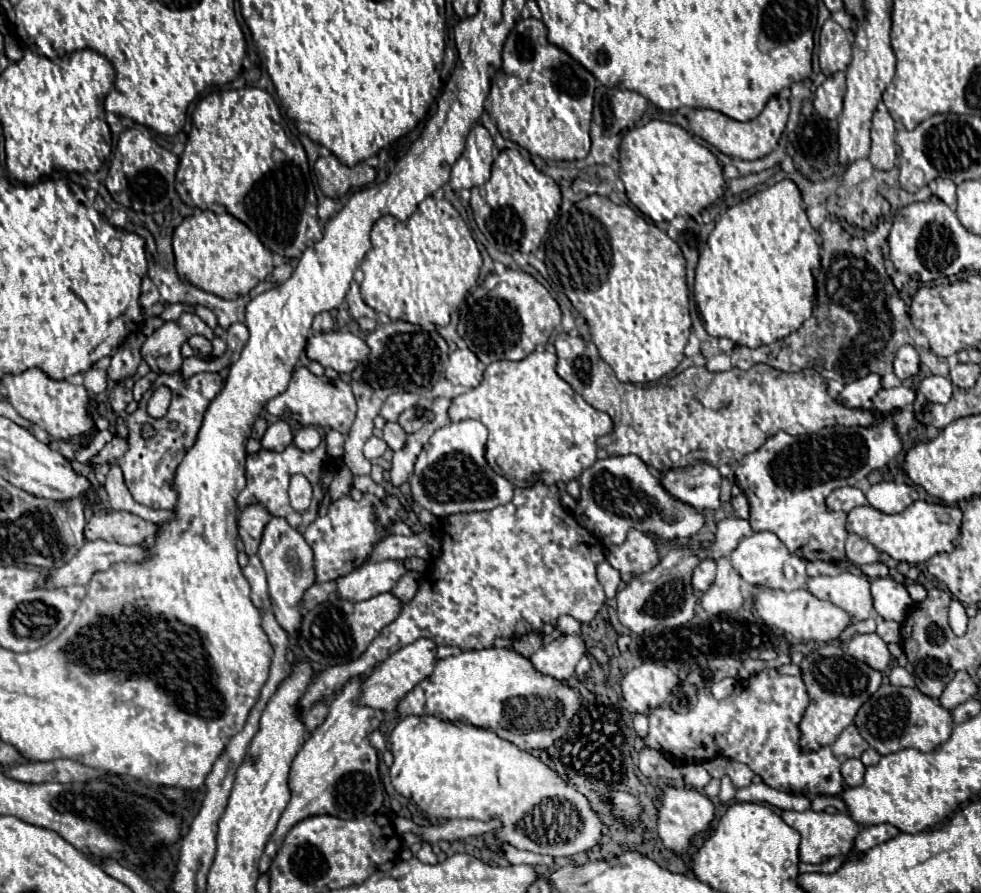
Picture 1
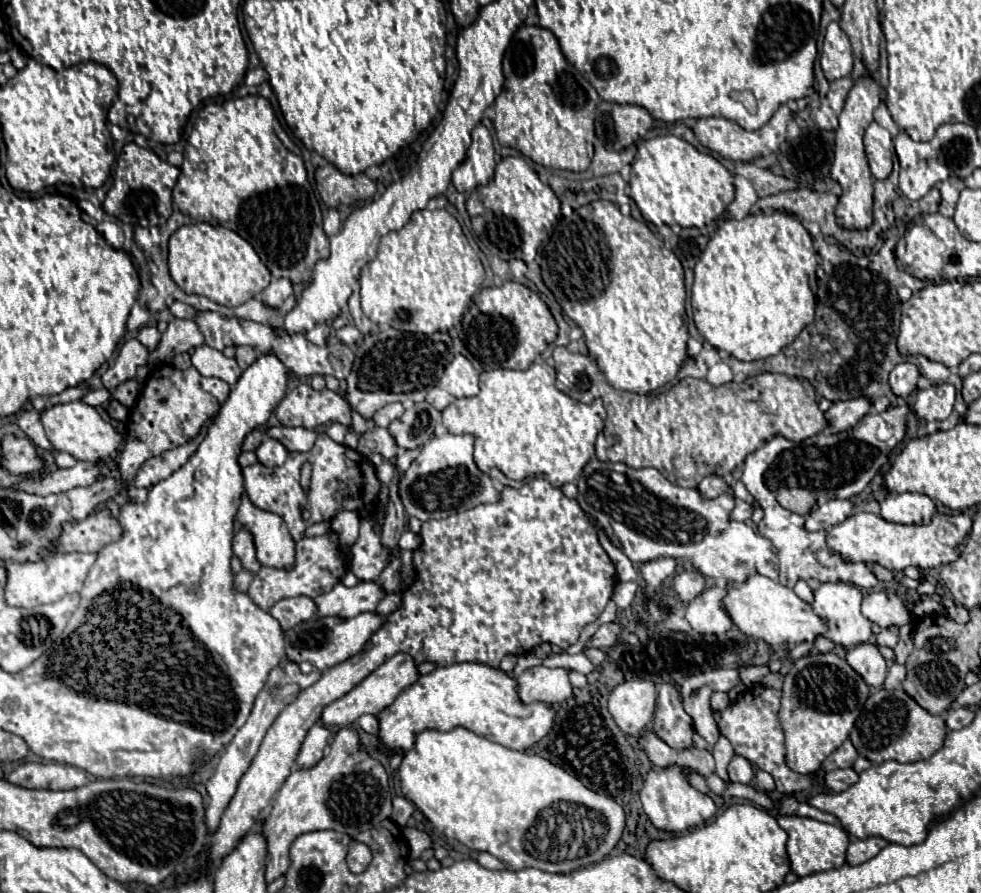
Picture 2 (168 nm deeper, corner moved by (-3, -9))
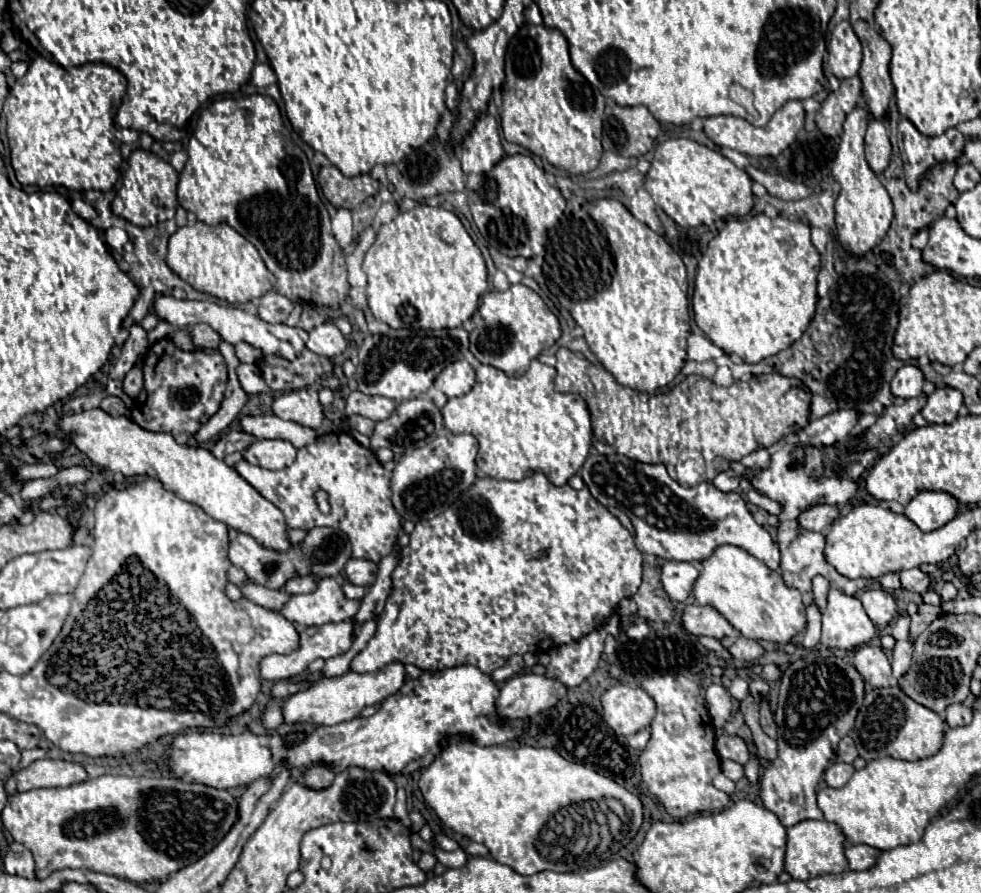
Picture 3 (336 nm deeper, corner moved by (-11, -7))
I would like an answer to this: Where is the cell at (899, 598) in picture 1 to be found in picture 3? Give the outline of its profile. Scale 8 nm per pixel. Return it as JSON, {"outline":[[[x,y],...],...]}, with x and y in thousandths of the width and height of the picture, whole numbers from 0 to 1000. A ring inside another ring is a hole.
{"outline":[[[882,661],[876,667],[876,672],[878,672],[884,690],[896,703],[902,703],[906,697],[910,697],[916,690],[914,676],[904,661]]]}

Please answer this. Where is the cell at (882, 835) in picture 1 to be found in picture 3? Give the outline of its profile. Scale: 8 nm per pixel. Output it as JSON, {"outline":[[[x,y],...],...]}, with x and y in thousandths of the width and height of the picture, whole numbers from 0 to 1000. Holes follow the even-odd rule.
{"outline":[[[882,945],[861,947],[861,959],[863,959],[865,972],[872,974],[872,976],[878,976],[878,974],[886,974],[892,968],[892,963],[896,959],[896,952],[888,950],[888,947],[882,947]]]}

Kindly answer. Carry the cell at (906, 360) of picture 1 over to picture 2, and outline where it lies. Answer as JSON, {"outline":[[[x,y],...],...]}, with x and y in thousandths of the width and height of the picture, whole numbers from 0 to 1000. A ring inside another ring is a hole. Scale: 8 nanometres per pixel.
{"outline":[[[920,405],[920,408],[914,408],[906,421],[906,432],[910,437],[912,443],[918,443],[918,446],[925,446],[929,439],[935,437],[935,426],[937,426],[939,417],[933,408],[929,405]]]}

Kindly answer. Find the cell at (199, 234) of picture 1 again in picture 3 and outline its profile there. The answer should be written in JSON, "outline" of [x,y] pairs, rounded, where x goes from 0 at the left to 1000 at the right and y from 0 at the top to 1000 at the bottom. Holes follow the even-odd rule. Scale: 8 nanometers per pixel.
{"outline":[[[199,249],[197,253],[182,255],[172,267],[168,291],[170,298],[199,325],[215,329],[233,340],[250,340],[258,334],[266,334],[280,320],[280,309],[270,300],[260,275],[233,251],[213,253]]]}

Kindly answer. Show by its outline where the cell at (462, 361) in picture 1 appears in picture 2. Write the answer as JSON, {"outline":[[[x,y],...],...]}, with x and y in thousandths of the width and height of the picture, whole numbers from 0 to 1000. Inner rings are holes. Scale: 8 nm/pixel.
{"outline":[[[464,399],[462,405],[454,412],[448,432],[464,446],[476,446],[488,441],[488,417],[474,399]]]}

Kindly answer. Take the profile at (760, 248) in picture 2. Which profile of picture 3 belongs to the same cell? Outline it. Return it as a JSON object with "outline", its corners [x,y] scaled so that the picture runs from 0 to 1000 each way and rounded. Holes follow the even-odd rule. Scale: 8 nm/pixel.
{"outline":[[[780,240],[766,242],[764,246],[743,246],[741,253],[723,271],[717,289],[710,298],[708,327],[706,327],[706,352],[708,363],[741,396],[751,396],[764,408],[776,405],[819,376],[823,370],[833,340],[833,307],[837,287],[827,273],[825,251],[804,246],[798,242],[784,244]]]}

